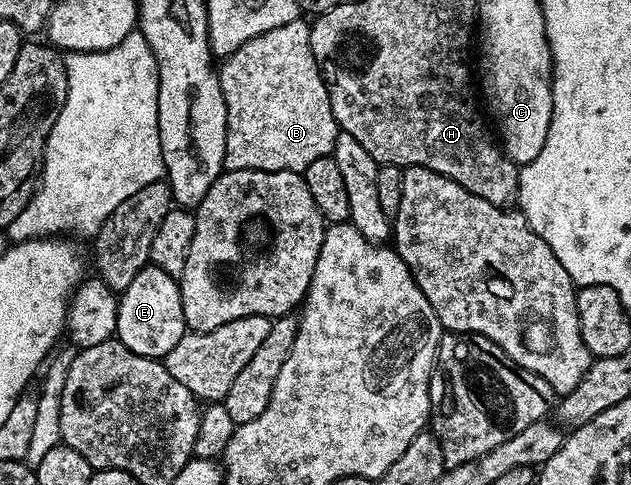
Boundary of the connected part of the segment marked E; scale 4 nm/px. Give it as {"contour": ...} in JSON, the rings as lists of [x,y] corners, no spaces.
{"contour":[[[145,266],[138,270],[134,282],[119,293],[118,322],[115,339],[130,349],[134,354],[142,354],[153,358],[163,358],[178,346],[184,337],[186,325],[182,314],[182,294],[177,277],[166,274],[166,270],[158,270]]]}

